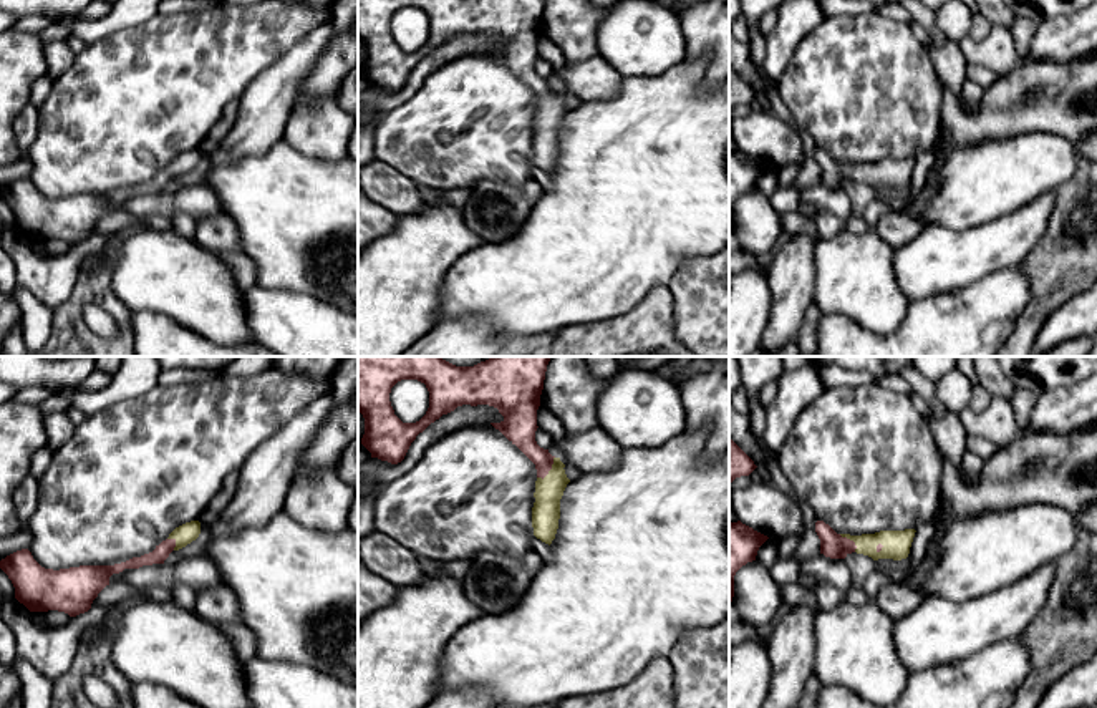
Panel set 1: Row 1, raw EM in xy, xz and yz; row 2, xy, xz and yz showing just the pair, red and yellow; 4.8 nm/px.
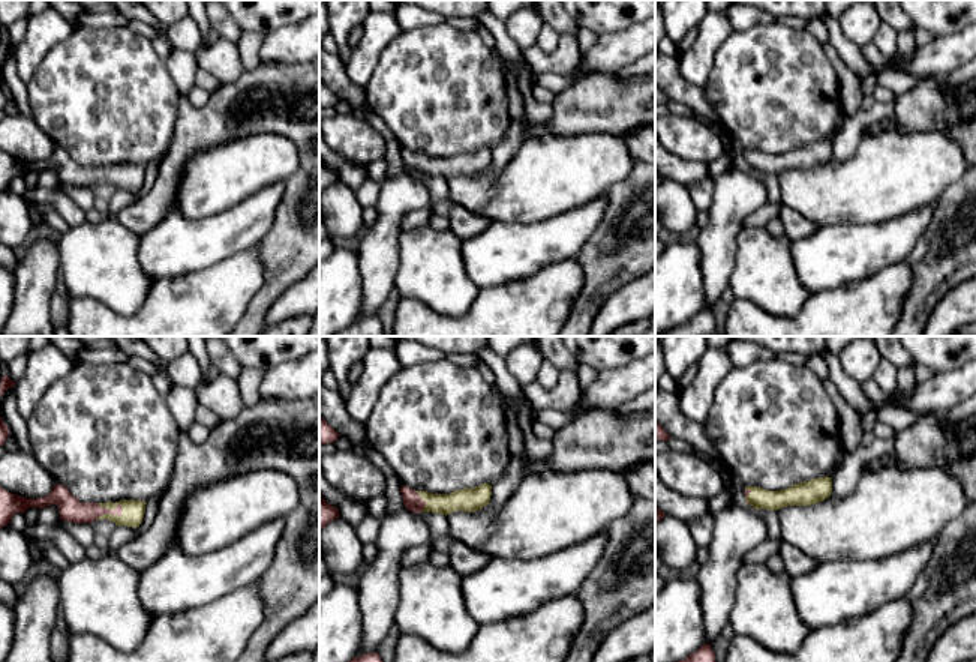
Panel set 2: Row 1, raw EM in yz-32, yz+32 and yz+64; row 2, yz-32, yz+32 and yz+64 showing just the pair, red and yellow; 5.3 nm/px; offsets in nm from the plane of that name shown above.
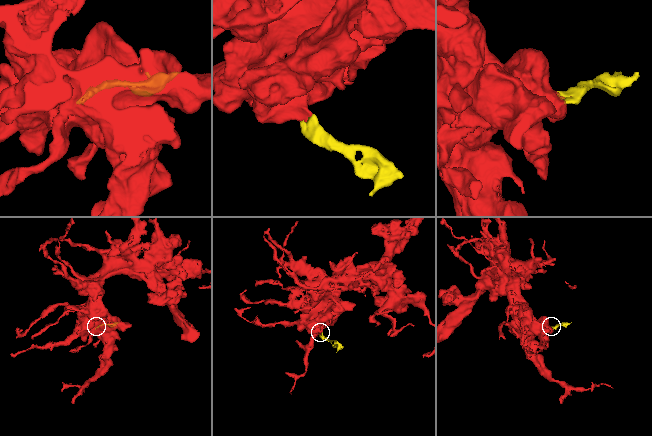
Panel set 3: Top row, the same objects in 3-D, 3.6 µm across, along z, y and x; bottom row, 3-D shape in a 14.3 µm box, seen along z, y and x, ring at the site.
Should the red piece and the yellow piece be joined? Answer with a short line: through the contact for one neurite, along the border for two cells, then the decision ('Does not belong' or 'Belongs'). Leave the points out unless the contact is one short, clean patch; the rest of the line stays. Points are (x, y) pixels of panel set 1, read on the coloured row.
Line: xz (521, 426), (526, 443), (550, 468), (546, 513). Belongs

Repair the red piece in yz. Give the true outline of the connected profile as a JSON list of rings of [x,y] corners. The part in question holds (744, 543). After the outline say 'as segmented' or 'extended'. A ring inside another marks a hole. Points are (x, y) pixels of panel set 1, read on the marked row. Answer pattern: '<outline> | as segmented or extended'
[[[729,522],[729,602],[734,597],[734,575],[747,562],[756,560],[759,547],[769,537],[752,527],[737,522]]] | as segmented

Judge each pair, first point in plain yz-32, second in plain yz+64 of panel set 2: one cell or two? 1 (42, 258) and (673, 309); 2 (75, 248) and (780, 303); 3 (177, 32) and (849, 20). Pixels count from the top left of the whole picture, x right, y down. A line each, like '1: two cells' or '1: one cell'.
1: two cells
2: one cell
3: one cell

